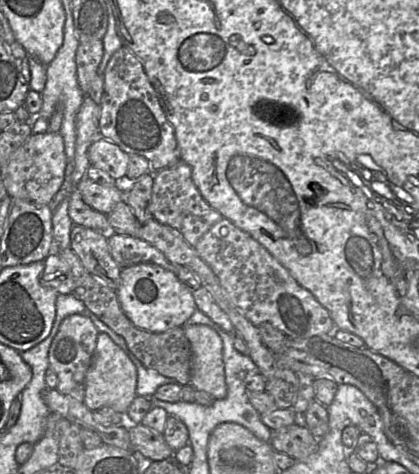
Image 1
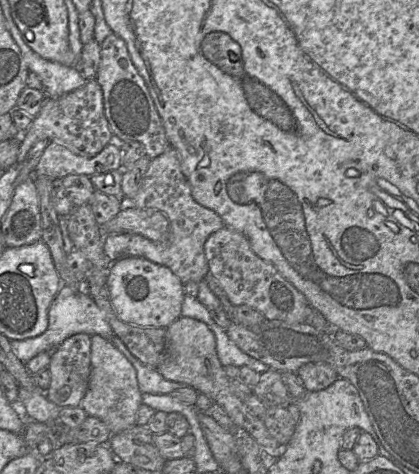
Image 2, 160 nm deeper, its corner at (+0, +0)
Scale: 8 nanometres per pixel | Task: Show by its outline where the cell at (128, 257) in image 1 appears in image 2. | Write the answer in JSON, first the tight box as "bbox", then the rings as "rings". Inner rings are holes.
{"bbox":[104,147,225,284],"rings":[[[170,147],[166,152],[154,158],[146,172],[144,181],[133,200],[126,200],[127,205],[141,209],[157,209],[165,213],[170,222],[170,237],[164,243],[154,242],[138,234],[111,234],[104,236],[104,250],[113,263],[124,258],[146,258],[154,263],[168,267],[184,284],[189,281],[200,283],[210,274],[205,256],[204,245],[209,236],[225,226],[222,218],[213,210],[200,205],[192,195],[191,185],[186,178],[181,159],[177,151]]]}

